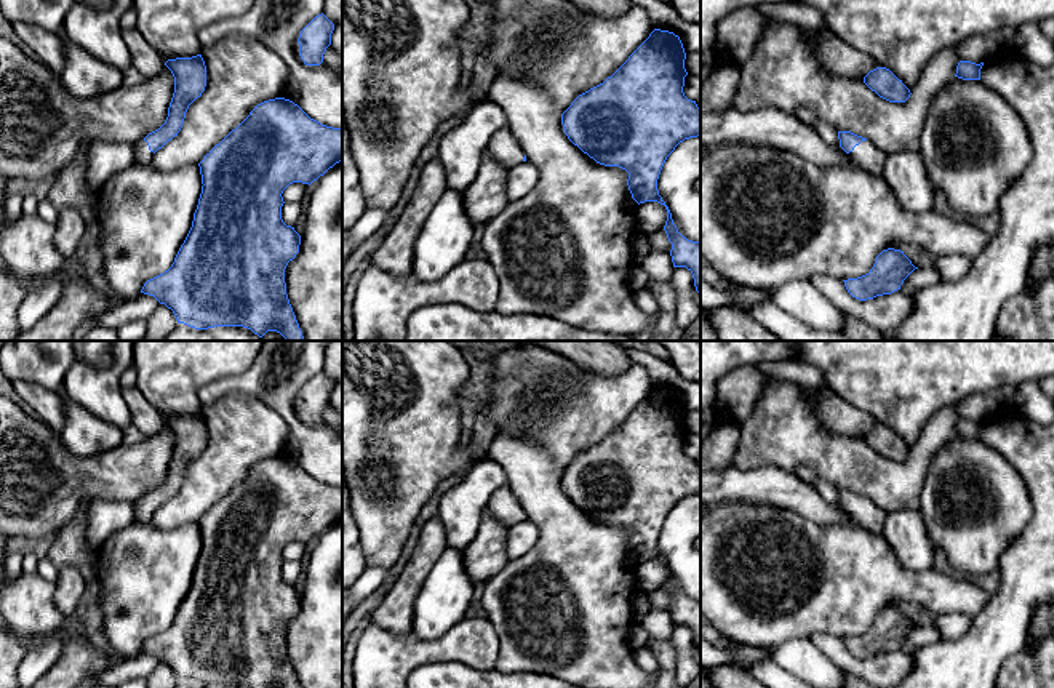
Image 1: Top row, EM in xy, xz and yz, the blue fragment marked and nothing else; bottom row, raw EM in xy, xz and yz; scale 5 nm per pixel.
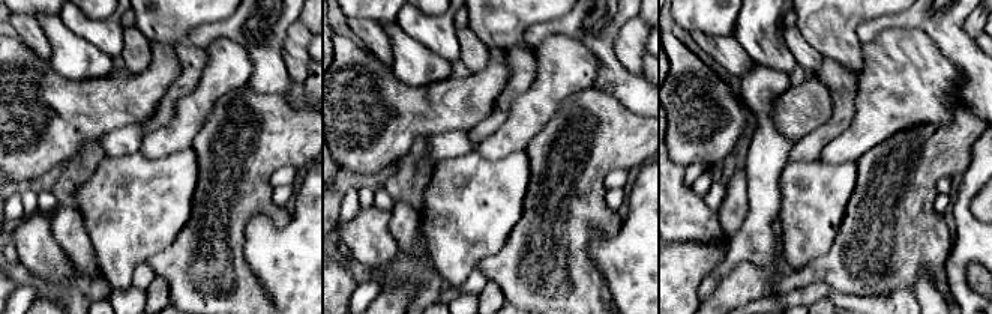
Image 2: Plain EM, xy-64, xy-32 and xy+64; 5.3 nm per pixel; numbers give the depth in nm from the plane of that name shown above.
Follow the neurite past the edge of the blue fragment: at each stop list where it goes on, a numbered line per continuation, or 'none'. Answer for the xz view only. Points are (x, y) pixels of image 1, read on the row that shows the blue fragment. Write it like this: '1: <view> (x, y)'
1: xz (503, 146)

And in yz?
1: yz (866, 156)

